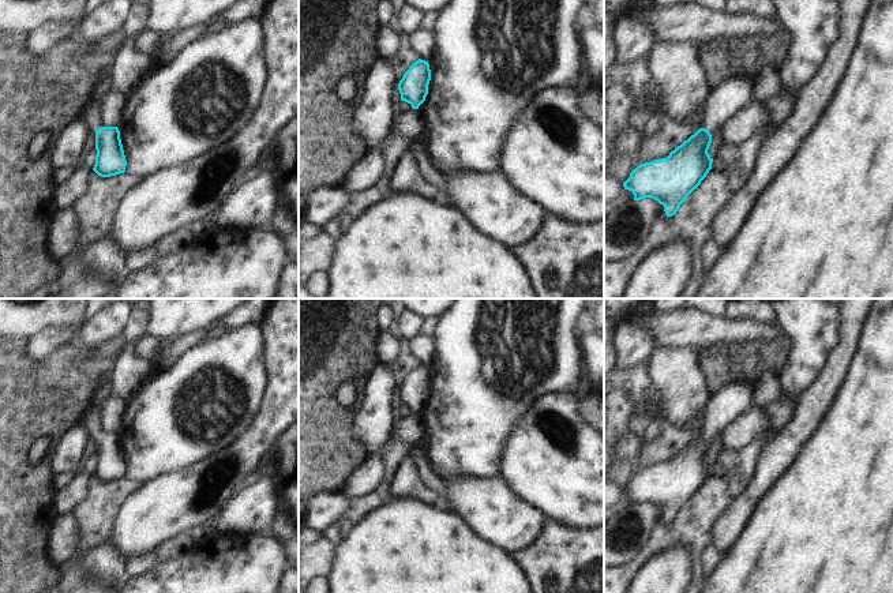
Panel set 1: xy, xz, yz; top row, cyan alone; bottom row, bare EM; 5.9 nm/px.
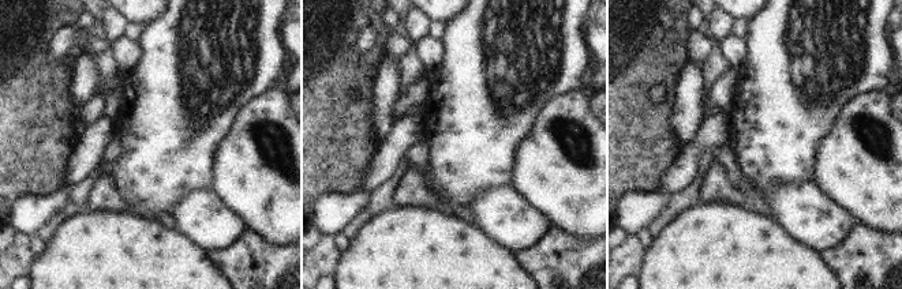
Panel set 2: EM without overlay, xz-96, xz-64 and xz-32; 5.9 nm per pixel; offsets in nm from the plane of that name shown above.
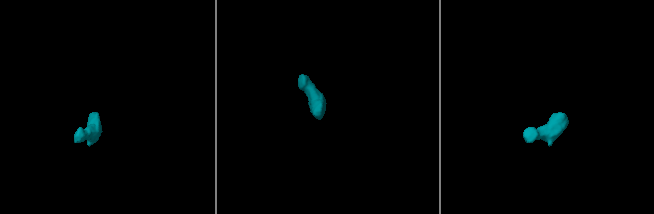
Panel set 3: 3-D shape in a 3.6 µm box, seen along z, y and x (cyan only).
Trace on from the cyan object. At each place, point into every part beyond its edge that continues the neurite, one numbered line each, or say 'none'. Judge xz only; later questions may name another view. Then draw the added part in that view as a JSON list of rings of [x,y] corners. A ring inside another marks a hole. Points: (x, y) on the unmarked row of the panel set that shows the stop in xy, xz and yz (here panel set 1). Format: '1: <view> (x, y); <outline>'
none

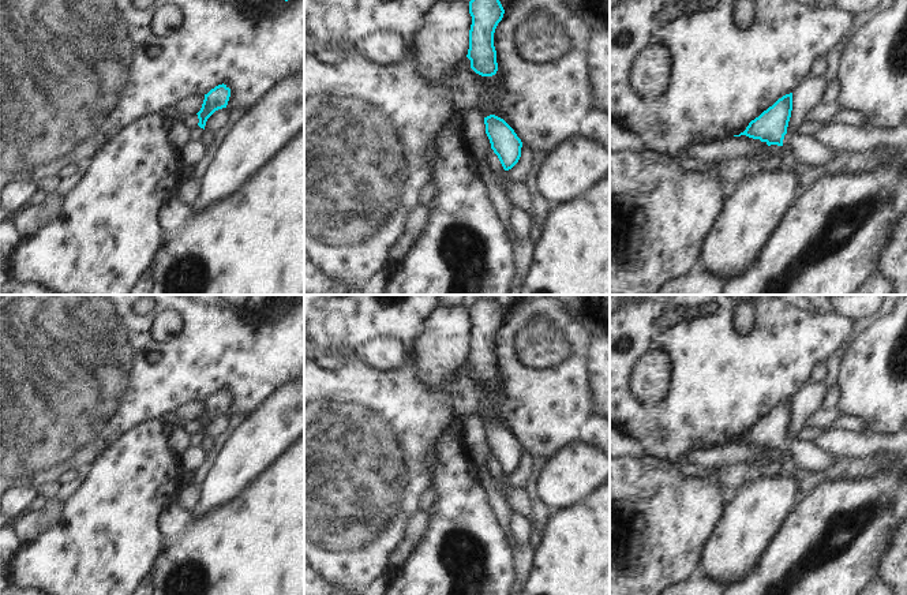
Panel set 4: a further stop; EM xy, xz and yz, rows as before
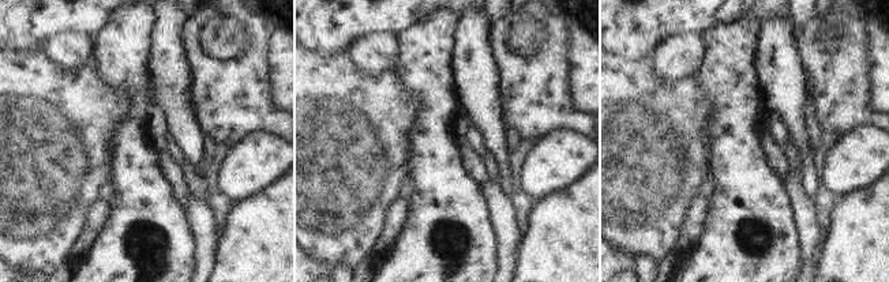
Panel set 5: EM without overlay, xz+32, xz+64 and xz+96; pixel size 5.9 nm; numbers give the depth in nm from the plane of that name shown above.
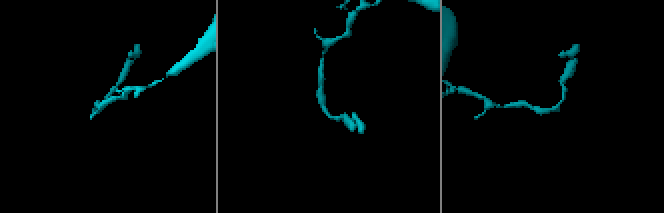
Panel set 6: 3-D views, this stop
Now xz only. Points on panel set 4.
none

